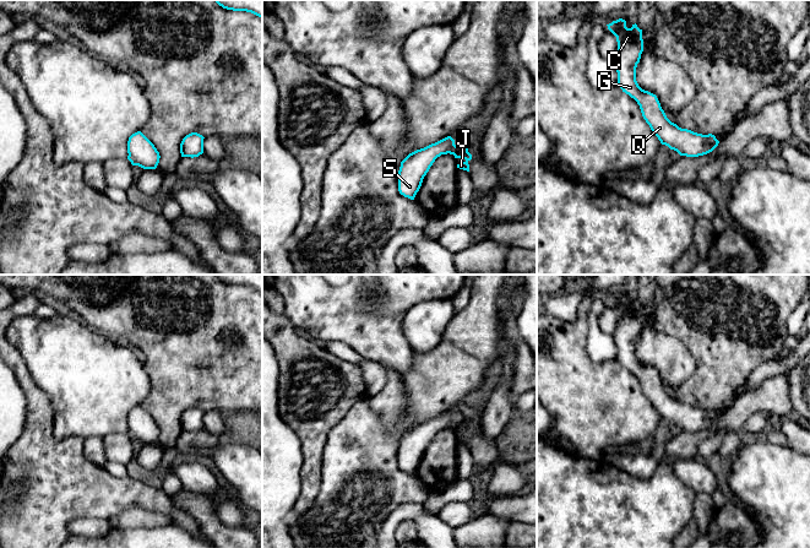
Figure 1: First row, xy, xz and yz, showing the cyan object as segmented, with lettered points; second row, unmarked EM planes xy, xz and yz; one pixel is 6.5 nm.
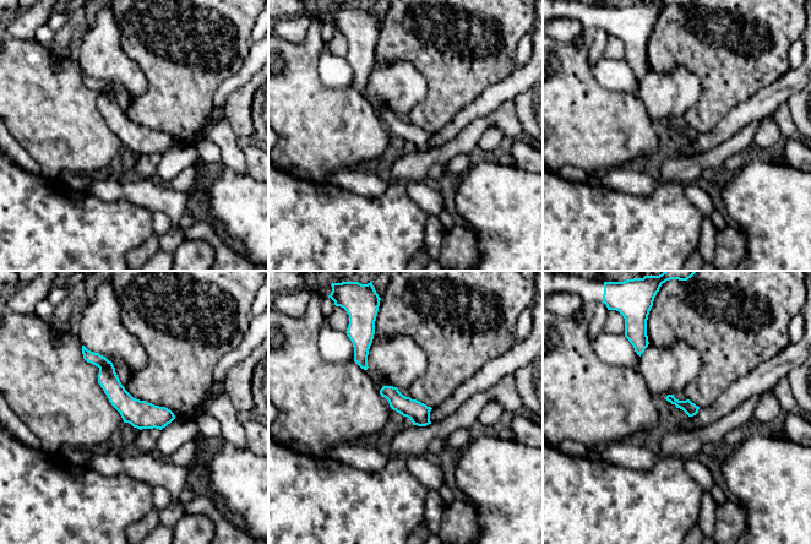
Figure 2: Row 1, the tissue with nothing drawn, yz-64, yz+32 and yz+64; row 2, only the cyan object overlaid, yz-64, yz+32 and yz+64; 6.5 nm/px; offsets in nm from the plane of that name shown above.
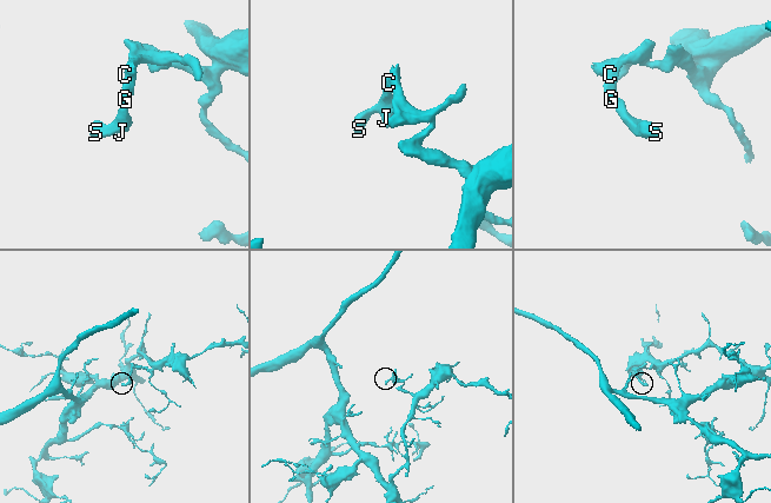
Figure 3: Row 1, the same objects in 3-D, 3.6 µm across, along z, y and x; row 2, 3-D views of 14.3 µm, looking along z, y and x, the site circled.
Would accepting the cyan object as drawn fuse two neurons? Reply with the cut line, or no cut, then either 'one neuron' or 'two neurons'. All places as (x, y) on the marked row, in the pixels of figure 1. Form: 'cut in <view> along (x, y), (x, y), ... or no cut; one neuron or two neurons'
no cut; one neuron

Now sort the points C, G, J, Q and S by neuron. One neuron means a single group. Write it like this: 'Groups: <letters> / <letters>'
Groups: C G J Q S

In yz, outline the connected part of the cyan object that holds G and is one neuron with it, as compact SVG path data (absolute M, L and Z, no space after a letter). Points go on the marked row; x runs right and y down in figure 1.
M623 18L607 26L618 42L618 50L613 59L618 72L618 85L623 92L637 102L643 119L660 143L686 157L698 157L712 152L719 143L714 135L702 135L679 127L667 118L657 96L638 86L636 67L643 51L642 29L636 23L627 28Z

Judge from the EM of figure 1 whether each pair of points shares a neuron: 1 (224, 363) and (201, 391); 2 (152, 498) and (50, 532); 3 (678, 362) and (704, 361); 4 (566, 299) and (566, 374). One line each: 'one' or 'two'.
1: one
2: one
3: two
4: two

